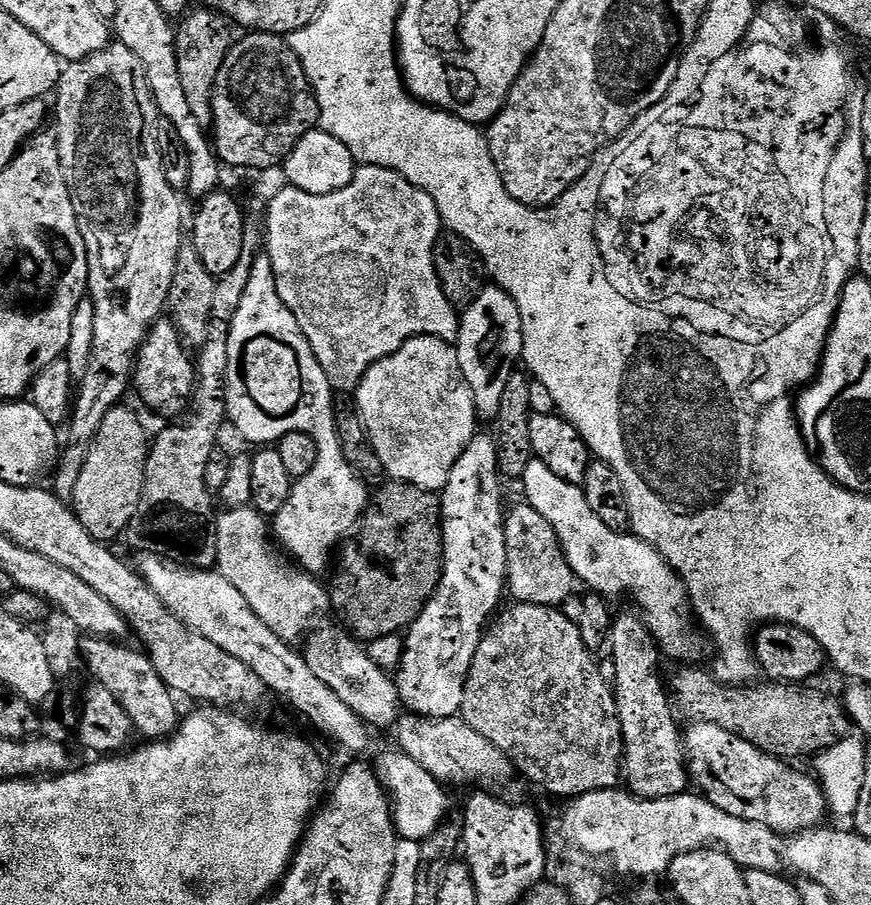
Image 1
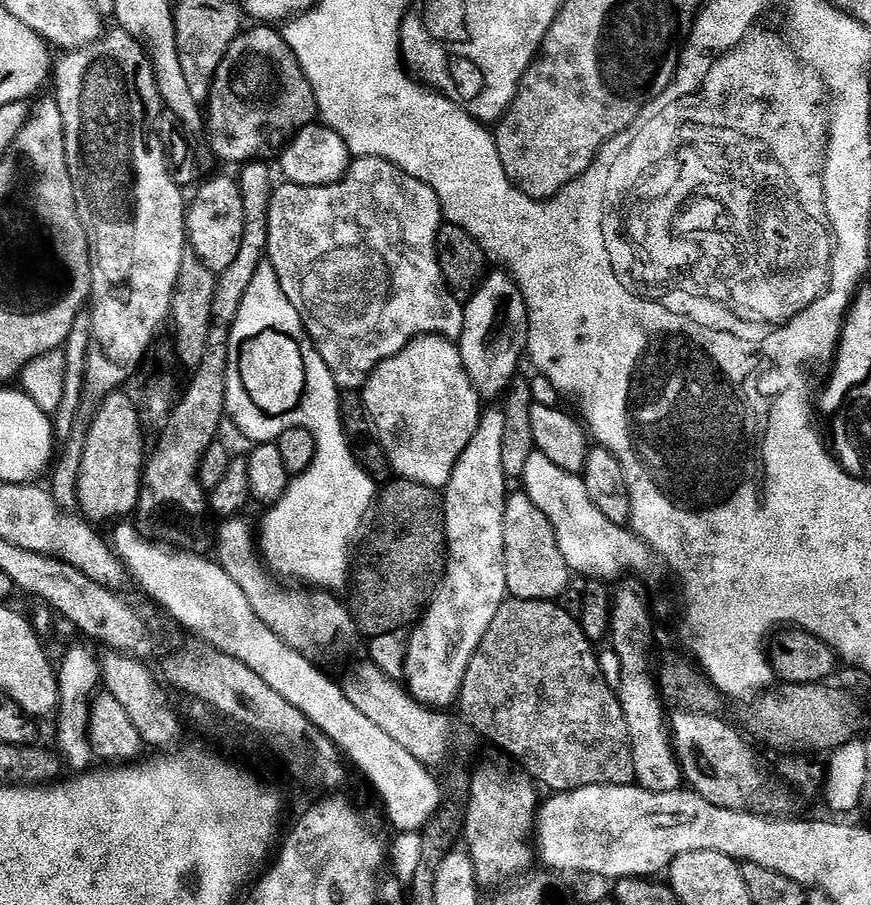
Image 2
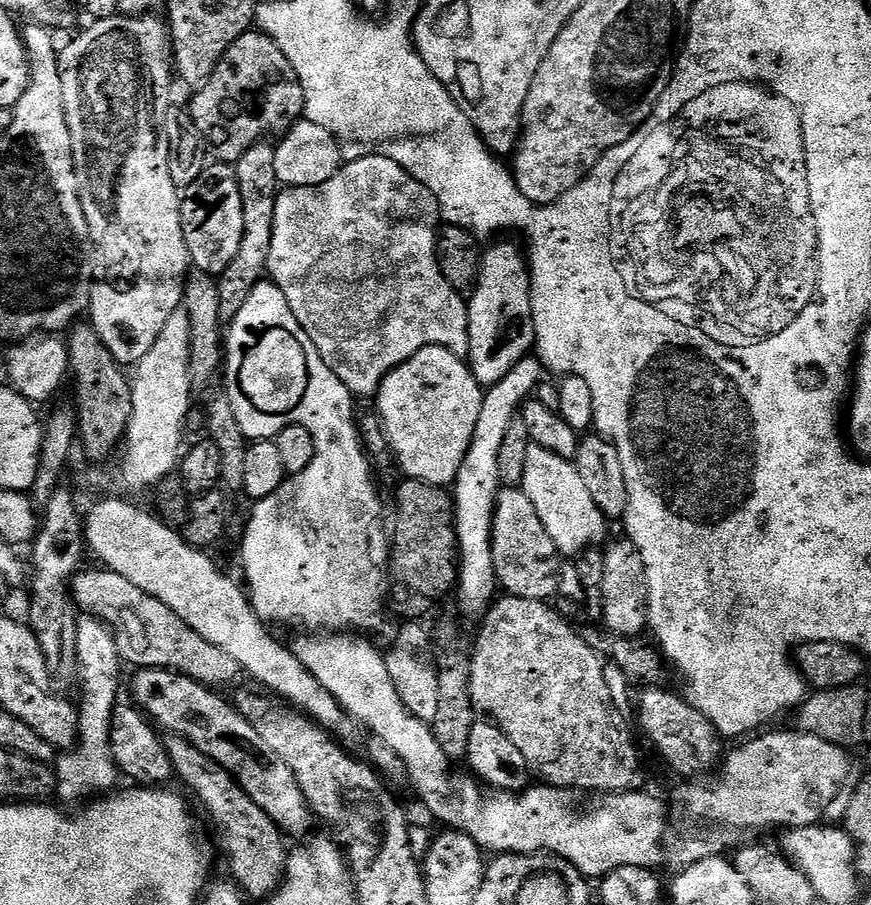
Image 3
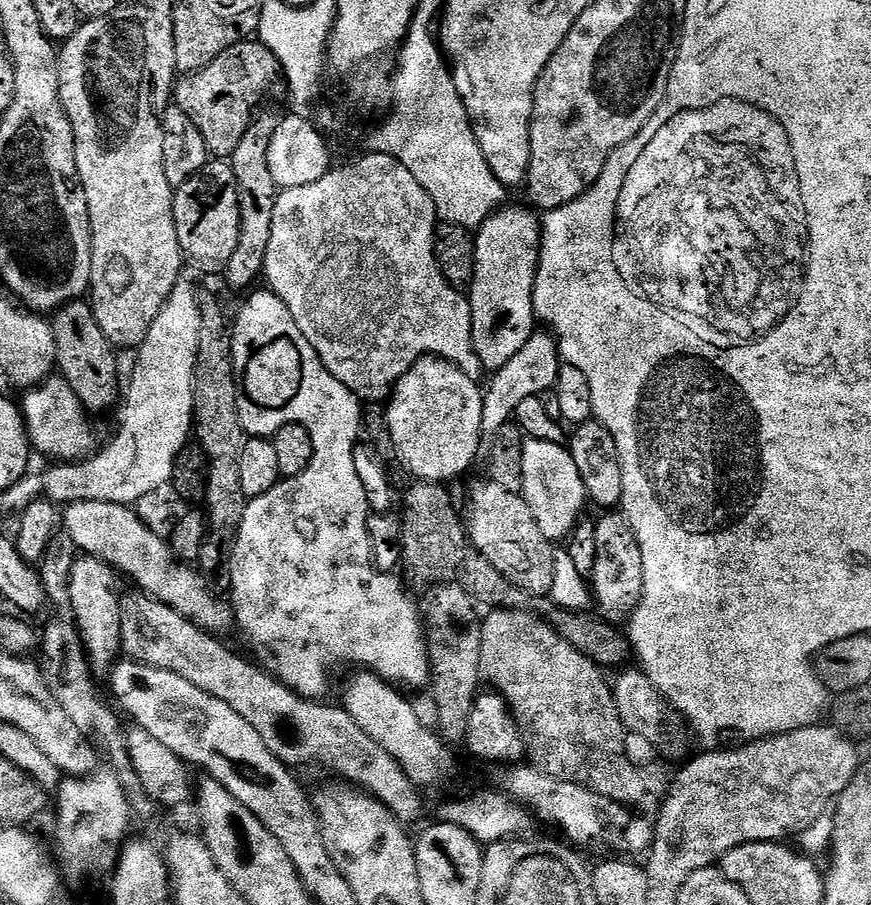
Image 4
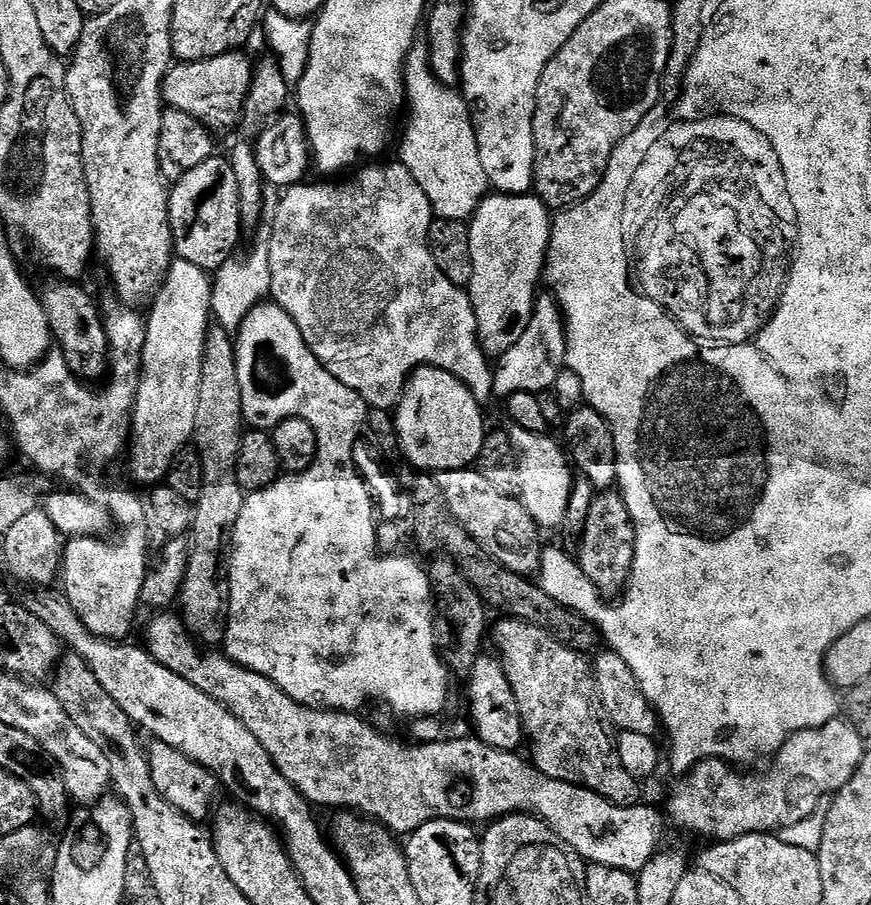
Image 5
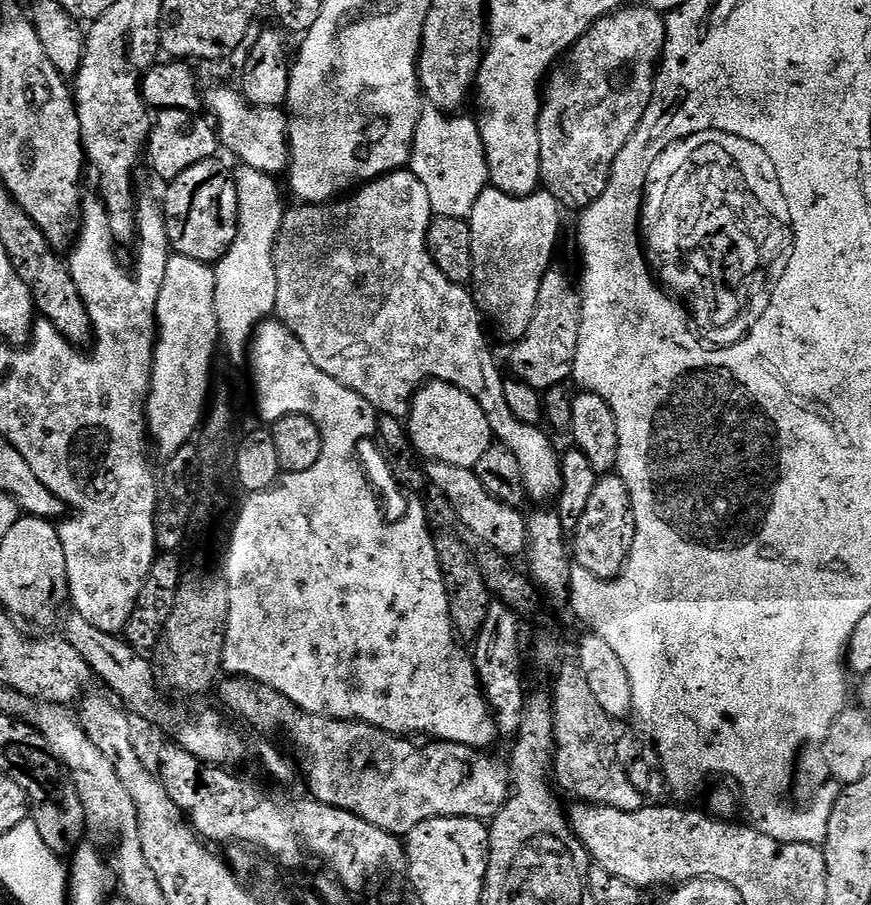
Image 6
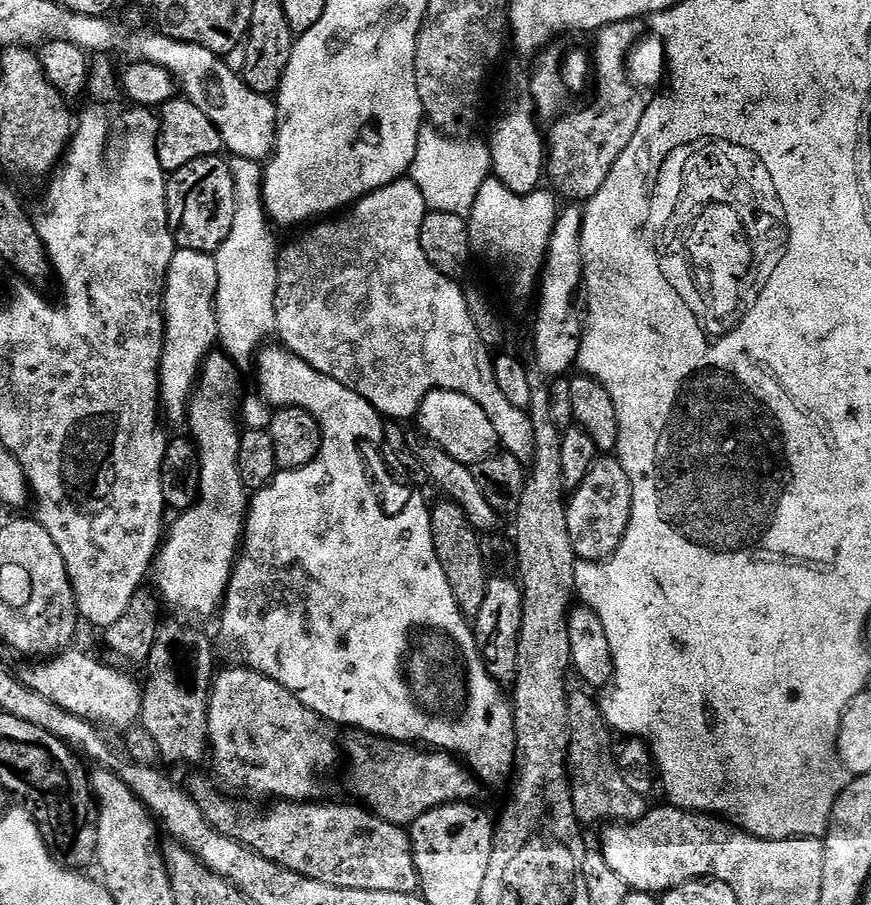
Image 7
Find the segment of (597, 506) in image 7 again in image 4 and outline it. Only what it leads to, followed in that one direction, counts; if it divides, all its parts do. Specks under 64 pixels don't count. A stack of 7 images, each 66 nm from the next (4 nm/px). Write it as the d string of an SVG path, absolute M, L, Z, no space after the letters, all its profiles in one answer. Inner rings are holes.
M616 510L605 511L601 516L604 517L595 521L596 557L590 573L590 591L595 607L600 607L599 615L609 624L620 626L635 612L644 592L642 546L638 546L638 538L627 516Z

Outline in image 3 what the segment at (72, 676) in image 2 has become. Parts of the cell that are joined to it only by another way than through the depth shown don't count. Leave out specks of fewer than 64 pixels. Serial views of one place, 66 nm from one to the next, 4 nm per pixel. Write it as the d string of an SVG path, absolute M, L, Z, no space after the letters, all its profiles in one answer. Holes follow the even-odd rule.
M87 614L81 615L77 622L77 666L78 685L80 684L80 704L78 700L76 718L78 739L71 750L57 755L54 760L56 796L61 800L61 805L76 804L84 799L87 801L89 798L111 793L117 787L115 784L118 769L112 757L110 734L112 712L121 699L122 661L116 645L115 632L103 620Z

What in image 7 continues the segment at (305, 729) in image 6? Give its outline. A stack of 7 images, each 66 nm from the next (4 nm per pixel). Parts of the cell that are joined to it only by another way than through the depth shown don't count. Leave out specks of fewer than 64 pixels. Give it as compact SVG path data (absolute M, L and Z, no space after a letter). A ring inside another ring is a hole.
M359 730L349 731L347 735L344 744L342 740L342 752L343 755L344 752L348 755L348 788L357 796L353 797L363 807L386 822L411 826L415 820L422 818L422 814L426 814L430 810L440 808L444 804L475 801L476 795L482 791L480 781L453 753L421 750L408 742L386 740L383 736L373 736Z

